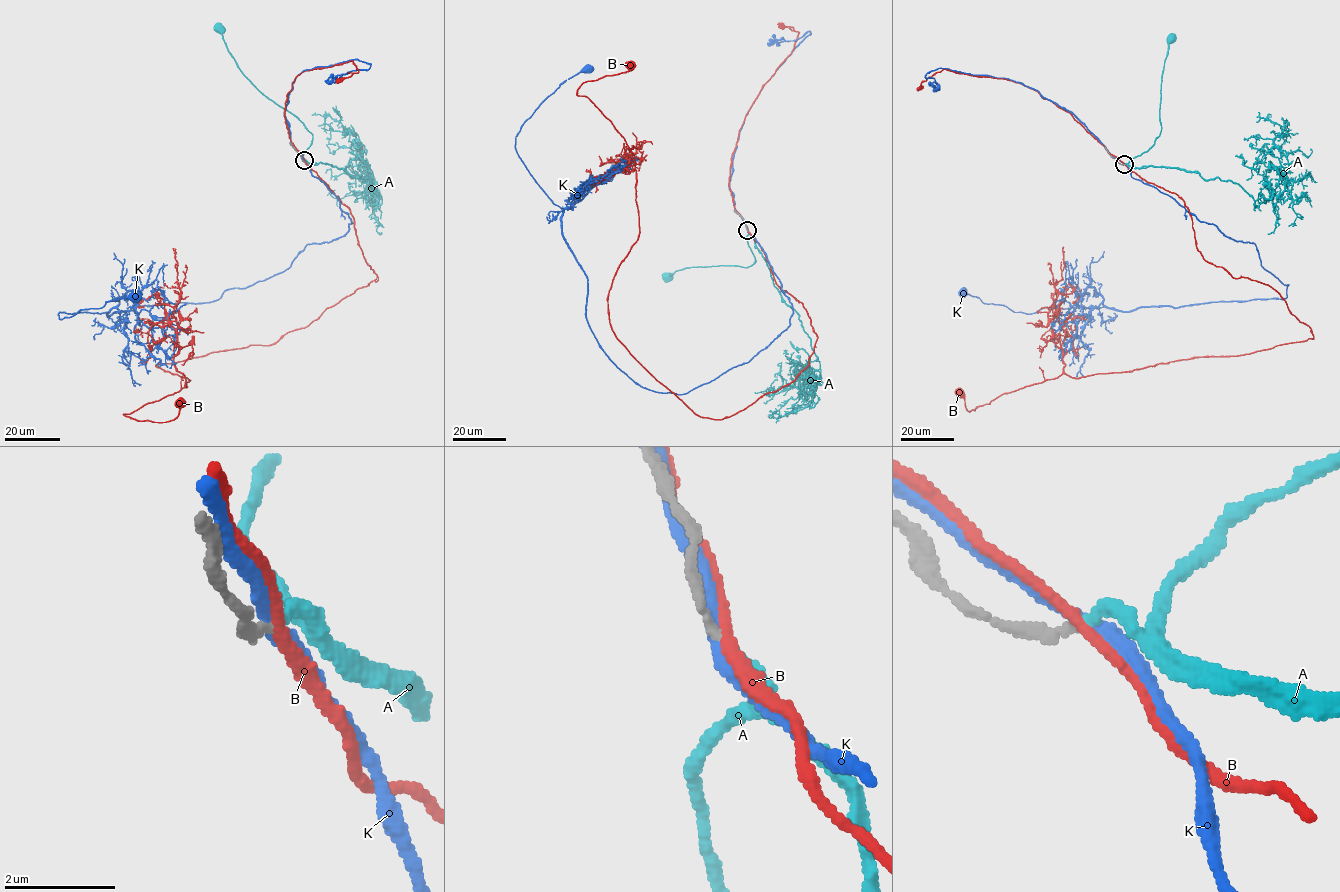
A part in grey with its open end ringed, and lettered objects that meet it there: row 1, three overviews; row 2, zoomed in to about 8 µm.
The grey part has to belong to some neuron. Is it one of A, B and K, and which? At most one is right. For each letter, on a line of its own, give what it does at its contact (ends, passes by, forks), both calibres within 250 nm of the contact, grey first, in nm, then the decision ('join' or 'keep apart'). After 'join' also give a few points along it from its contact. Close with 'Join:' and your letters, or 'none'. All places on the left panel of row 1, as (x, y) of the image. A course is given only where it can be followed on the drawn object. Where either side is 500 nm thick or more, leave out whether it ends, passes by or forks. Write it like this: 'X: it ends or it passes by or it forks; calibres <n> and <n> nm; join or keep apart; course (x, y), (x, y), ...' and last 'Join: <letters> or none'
A: it ends; calibres 160 and 190 nm; join; course (304, 161), (369, 178), (380, 198), (363, 168), (357, 134), (328, 115), (326, 133)
B: it passes by; calibres 160 and 200 nm; keep apart
K: it passes by; calibres 170 and 280 nm; keep apart
Join: A

